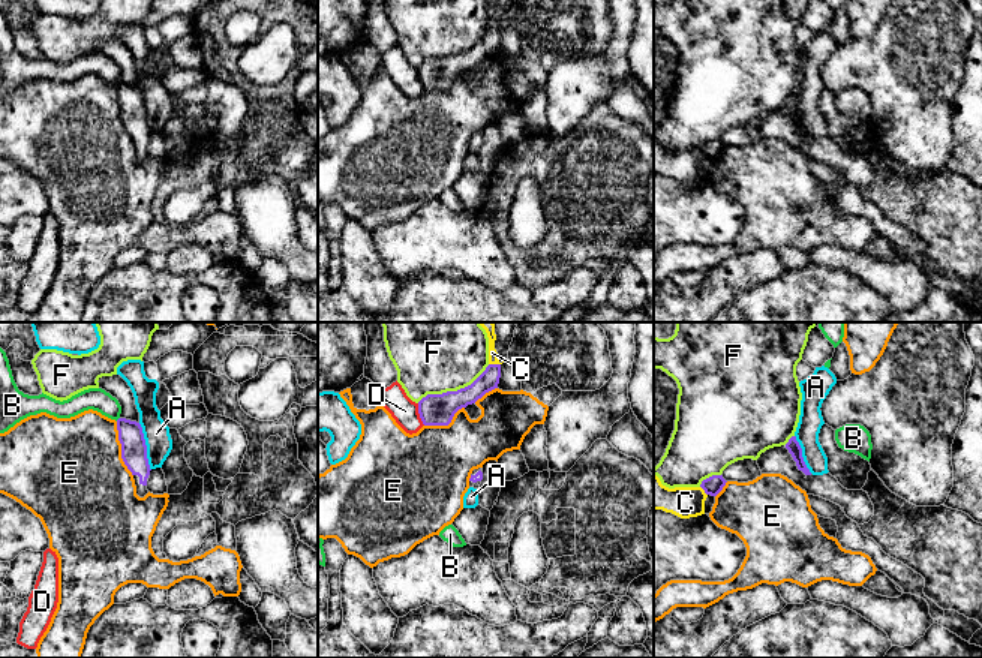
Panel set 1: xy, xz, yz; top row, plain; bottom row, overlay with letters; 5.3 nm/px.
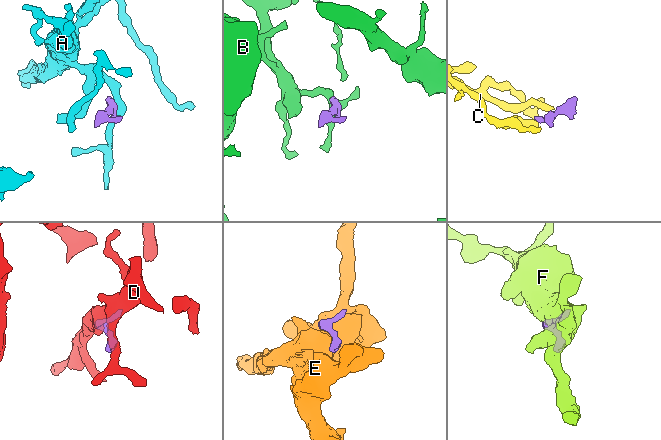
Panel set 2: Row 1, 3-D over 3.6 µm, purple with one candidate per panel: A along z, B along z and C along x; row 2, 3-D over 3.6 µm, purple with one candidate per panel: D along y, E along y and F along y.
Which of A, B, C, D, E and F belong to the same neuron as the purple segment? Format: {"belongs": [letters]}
{"belongs": []}

